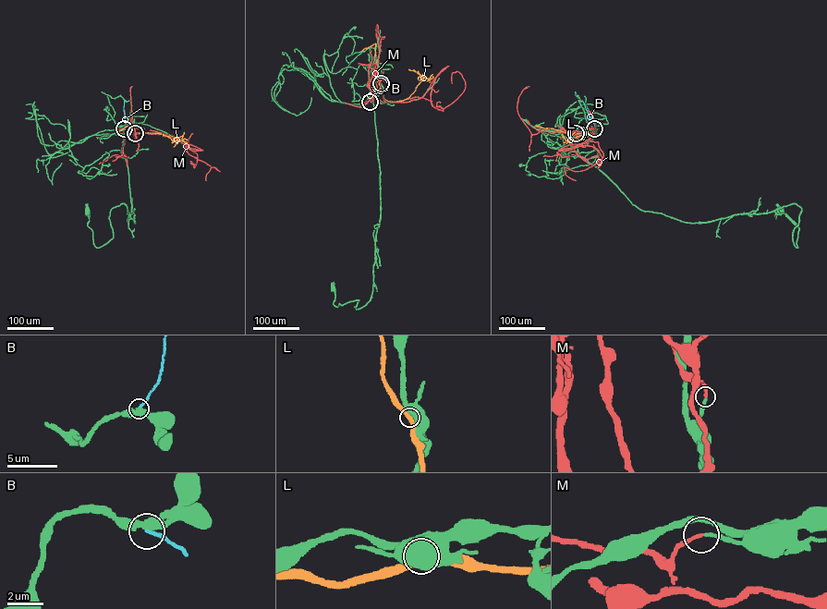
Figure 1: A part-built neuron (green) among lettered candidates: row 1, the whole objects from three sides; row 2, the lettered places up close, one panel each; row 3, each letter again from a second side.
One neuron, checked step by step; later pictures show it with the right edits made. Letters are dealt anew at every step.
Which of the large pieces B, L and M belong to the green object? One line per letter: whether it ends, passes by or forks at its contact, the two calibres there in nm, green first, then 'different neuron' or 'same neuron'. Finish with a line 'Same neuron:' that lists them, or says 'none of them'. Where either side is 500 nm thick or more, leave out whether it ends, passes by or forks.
B: it ends | 460/190 nm | different neuron
L: 650/360 nm | different neuron
M: it ends | 190/220 nm | different neuron
Same neuron: none of them

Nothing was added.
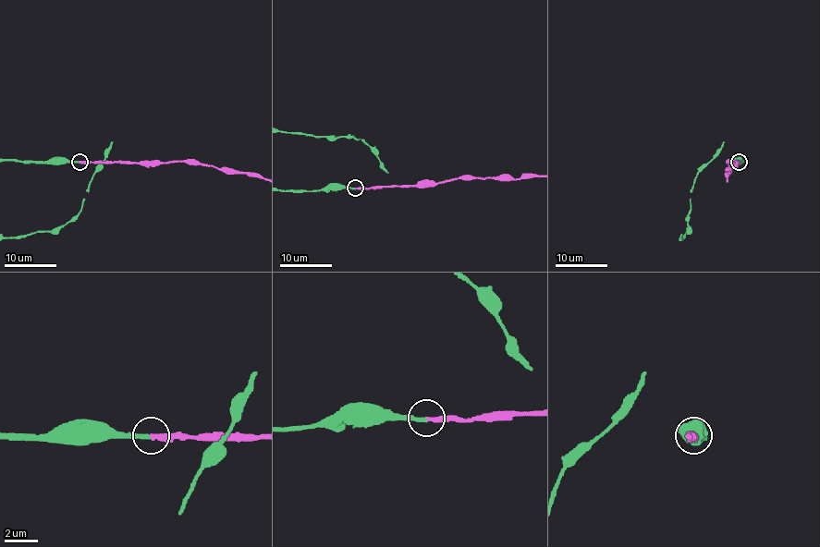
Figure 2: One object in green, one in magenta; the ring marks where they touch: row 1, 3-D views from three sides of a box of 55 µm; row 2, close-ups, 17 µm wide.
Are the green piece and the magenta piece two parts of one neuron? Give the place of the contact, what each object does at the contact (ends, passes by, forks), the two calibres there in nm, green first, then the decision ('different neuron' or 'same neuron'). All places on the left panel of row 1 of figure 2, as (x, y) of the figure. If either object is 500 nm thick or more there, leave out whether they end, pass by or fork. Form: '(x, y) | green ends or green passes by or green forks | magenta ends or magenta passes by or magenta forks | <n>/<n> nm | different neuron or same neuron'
(79, 162) | green ends | magenta ends | 240/300 nm | same neuron

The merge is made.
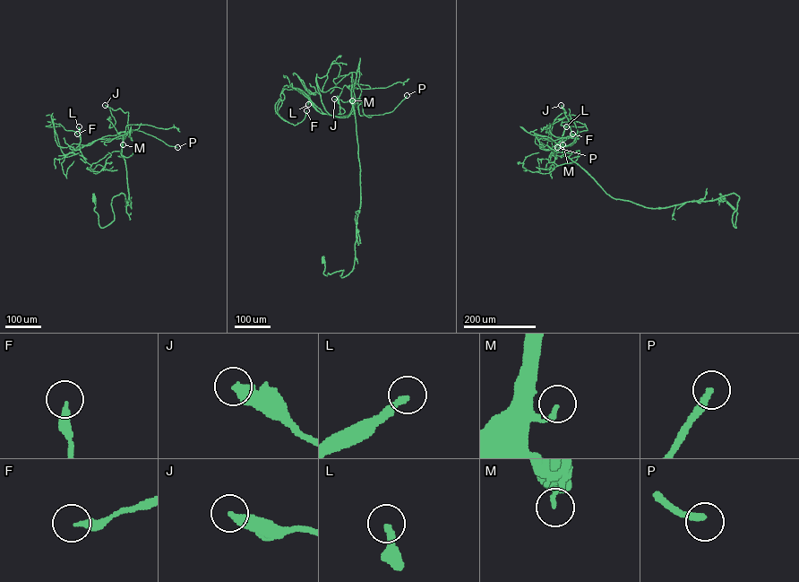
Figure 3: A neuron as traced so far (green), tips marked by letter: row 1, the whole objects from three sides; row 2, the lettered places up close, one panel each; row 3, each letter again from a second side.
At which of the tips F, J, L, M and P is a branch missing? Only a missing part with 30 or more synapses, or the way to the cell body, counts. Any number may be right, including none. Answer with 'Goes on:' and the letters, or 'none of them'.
Goes on: P

